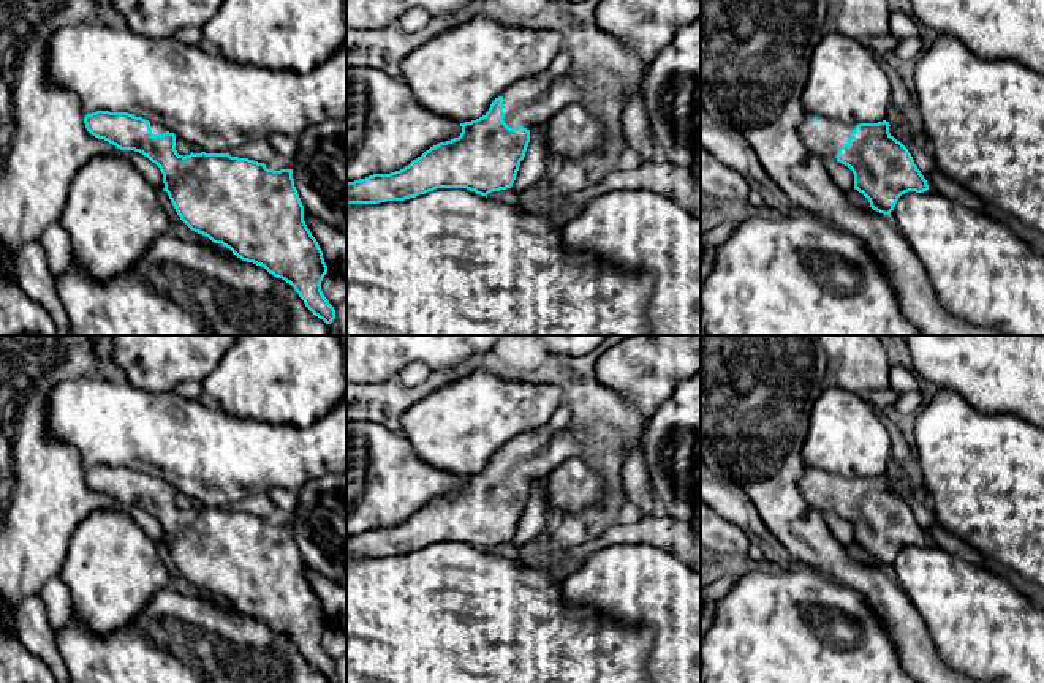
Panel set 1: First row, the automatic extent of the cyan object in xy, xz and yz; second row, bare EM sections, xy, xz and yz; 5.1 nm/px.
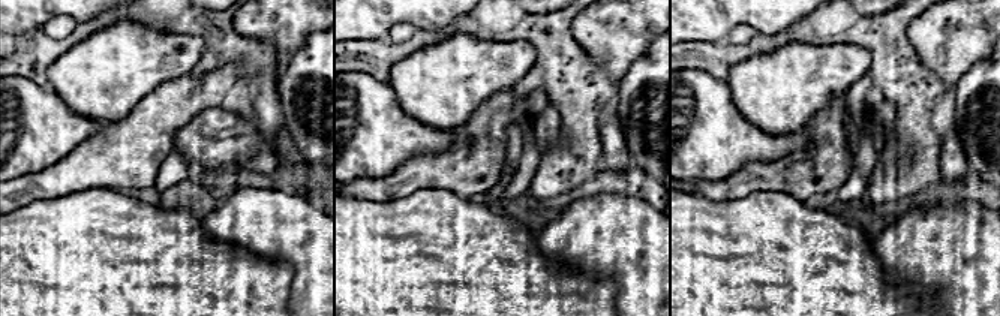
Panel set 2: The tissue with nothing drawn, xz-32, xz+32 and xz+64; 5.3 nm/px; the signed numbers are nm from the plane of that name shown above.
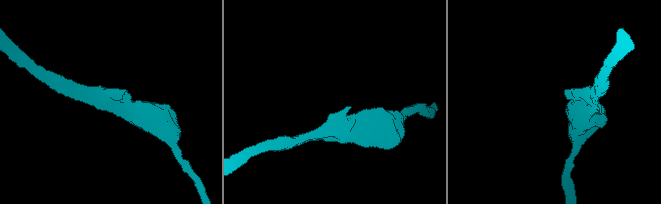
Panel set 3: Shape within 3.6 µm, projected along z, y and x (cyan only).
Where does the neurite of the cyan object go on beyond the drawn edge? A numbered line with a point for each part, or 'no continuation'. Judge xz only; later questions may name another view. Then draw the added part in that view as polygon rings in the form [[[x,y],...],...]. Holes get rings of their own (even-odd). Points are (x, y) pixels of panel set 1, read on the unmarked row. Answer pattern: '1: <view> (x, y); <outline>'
1: xz (530, 456); [[[569,425],[557,435],[546,427],[522,433],[503,446],[503,474],[509,482],[530,484],[541,479],[569,457],[581,455],[579,433]]]

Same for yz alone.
1: yz (824, 490); [[[805,465],[800,477],[800,492],[807,503],[819,511],[837,511],[838,503],[848,496],[856,479],[843,477]]]

